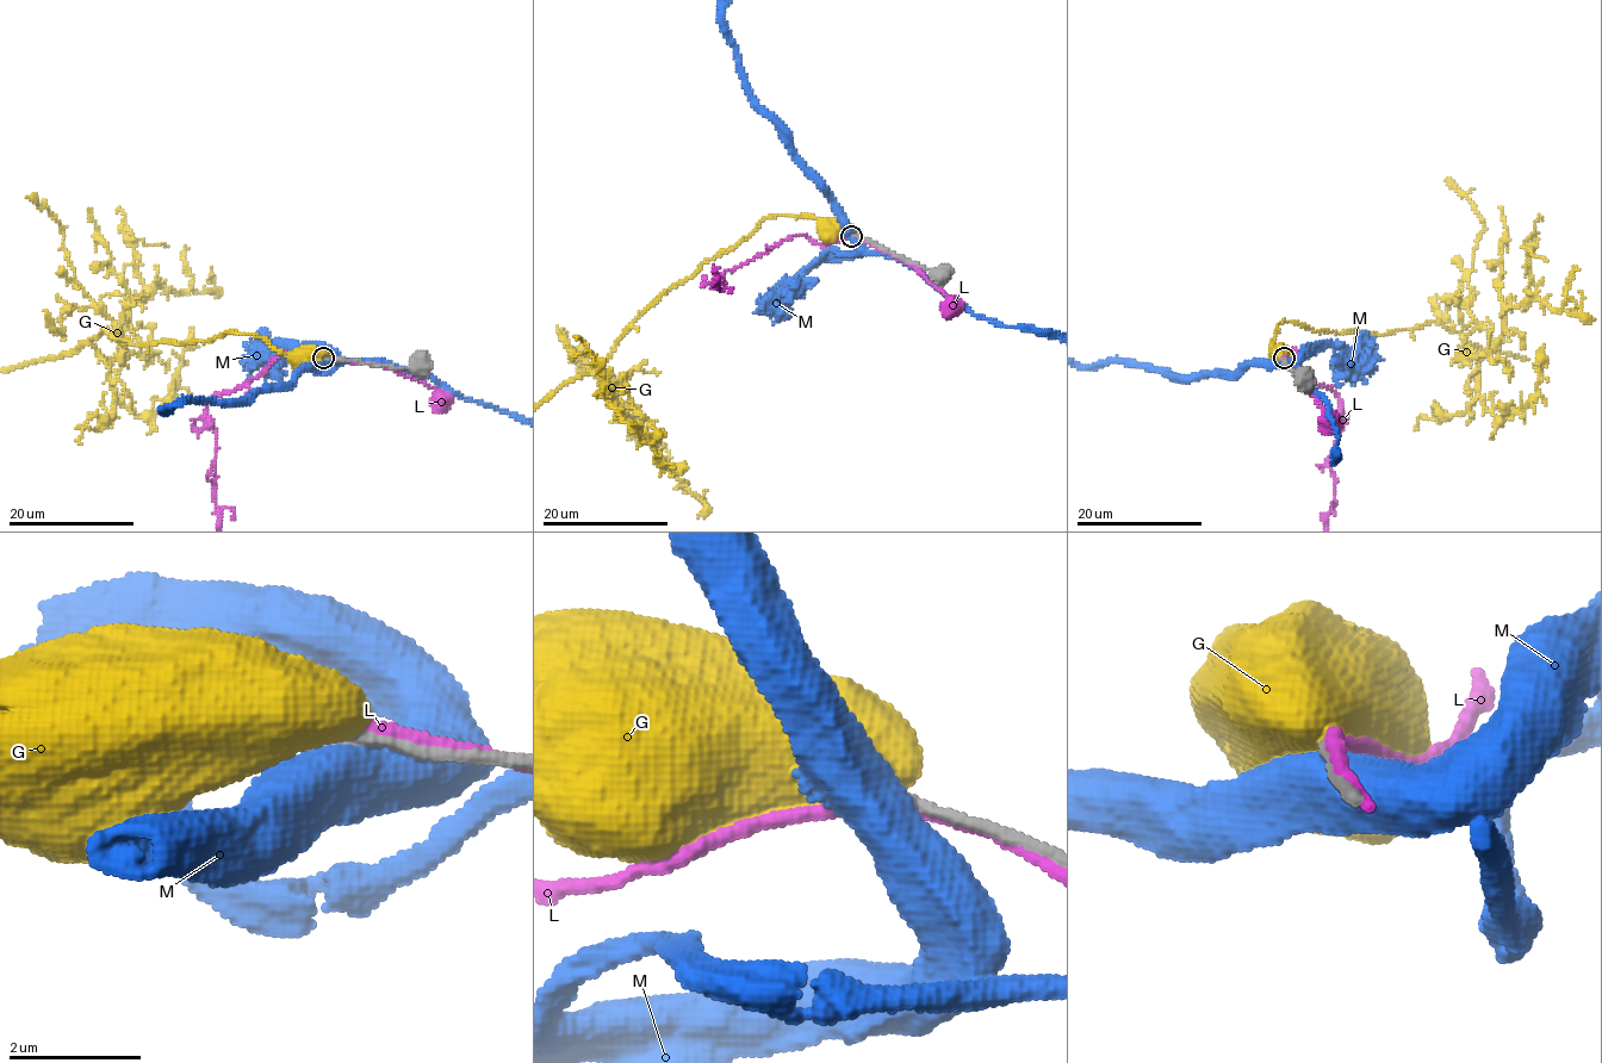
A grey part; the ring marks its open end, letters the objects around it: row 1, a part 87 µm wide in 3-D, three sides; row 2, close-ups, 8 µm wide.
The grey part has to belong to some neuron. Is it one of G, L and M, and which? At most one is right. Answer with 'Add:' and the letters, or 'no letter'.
Add: no letter

